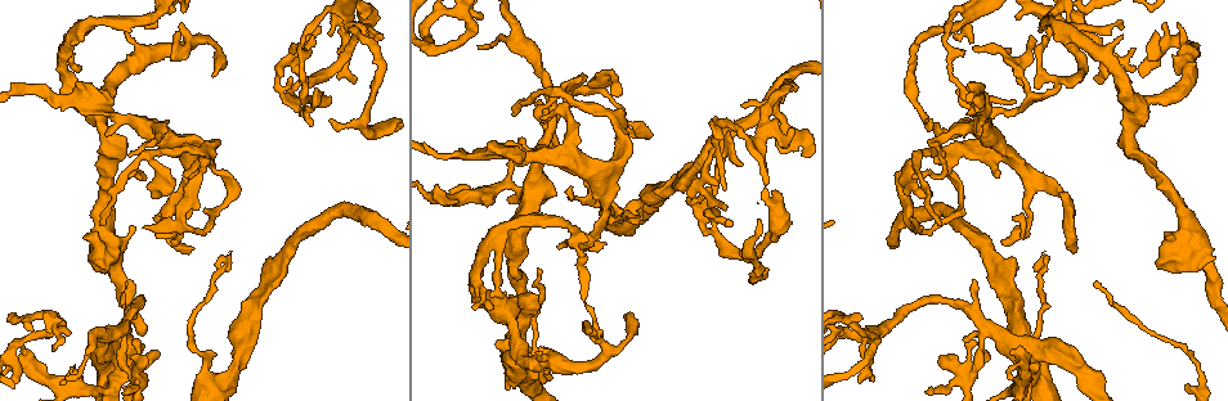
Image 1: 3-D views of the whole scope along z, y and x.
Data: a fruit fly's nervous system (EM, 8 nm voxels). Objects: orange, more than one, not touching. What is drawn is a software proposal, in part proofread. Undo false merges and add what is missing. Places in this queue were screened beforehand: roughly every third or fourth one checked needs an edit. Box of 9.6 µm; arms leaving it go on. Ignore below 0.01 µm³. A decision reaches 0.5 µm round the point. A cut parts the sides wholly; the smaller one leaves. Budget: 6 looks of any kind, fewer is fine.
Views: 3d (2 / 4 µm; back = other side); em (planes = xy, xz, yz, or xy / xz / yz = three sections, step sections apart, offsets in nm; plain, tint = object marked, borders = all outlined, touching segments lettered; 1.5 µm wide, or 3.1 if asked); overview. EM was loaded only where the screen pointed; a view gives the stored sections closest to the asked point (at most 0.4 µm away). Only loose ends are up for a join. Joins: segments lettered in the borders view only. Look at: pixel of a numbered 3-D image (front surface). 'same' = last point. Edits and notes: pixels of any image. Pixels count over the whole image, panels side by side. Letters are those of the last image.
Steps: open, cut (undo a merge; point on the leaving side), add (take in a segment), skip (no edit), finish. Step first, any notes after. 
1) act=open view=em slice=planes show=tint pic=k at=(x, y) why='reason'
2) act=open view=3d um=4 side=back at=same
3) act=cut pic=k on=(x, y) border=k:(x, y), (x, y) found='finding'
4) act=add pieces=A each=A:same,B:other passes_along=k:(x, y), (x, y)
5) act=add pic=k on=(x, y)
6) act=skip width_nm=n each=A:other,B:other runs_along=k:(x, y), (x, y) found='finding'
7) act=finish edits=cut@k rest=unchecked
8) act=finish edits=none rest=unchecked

act=open view=em slice=planes show=tint pic=1 at=(699, 189) why='closes a loop'

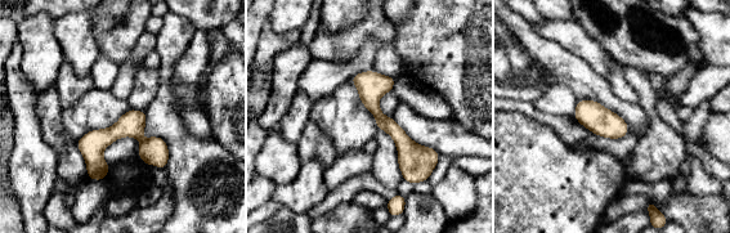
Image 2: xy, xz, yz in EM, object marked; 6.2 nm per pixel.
act=open view=em slice=planes show=borders at=same

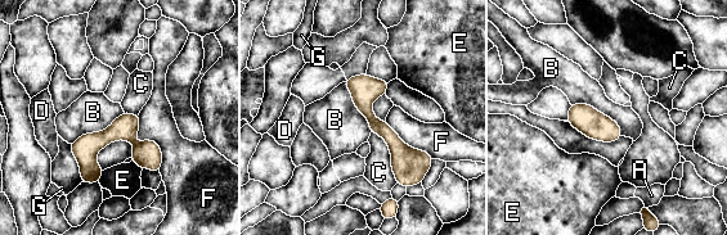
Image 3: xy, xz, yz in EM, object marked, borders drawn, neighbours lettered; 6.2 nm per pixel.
act=skip width_nm=140 each=A:other,B:other,C:other,D:other,E:other,F:other,G:other found='one cell here'

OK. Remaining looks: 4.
act=open view=3d um=2 pic=1 at=(378, 38) why='free end'

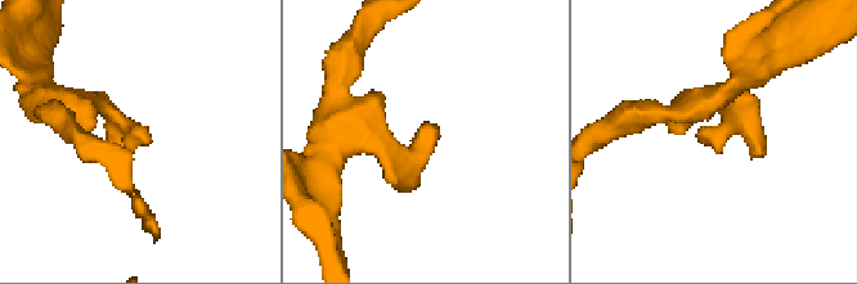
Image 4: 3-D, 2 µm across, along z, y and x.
act=open view=em slice=planes show=borders pic=4 at=(145, 138)

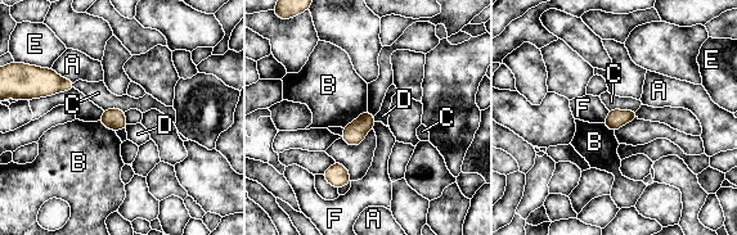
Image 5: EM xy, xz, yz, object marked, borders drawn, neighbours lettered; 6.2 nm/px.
act=skip each=A:other,B:other,C:other,D:other,E:other,F:other border=5:(124, 112), (125, 120), (129, 123) found='no lettered segment goes on from it'

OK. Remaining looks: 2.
act=finish edits=none rest=unchecked

